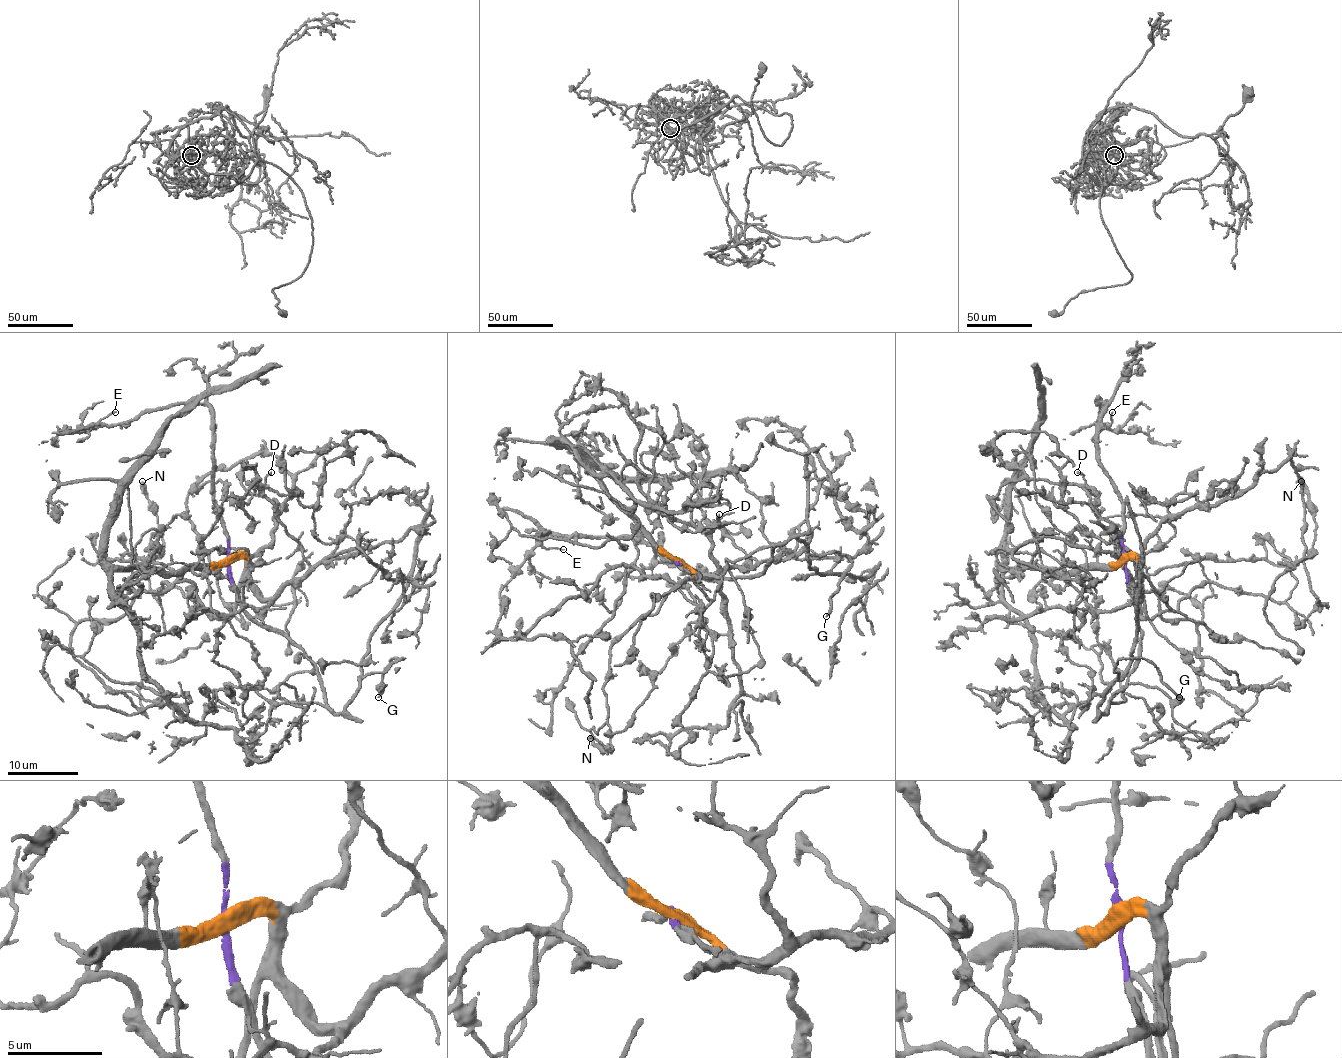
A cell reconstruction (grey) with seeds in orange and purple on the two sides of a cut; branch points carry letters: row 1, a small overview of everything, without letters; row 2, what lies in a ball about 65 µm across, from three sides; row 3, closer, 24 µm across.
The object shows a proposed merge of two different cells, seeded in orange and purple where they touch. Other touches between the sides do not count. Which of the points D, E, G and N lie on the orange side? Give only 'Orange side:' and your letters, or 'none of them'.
Orange side: D, N

